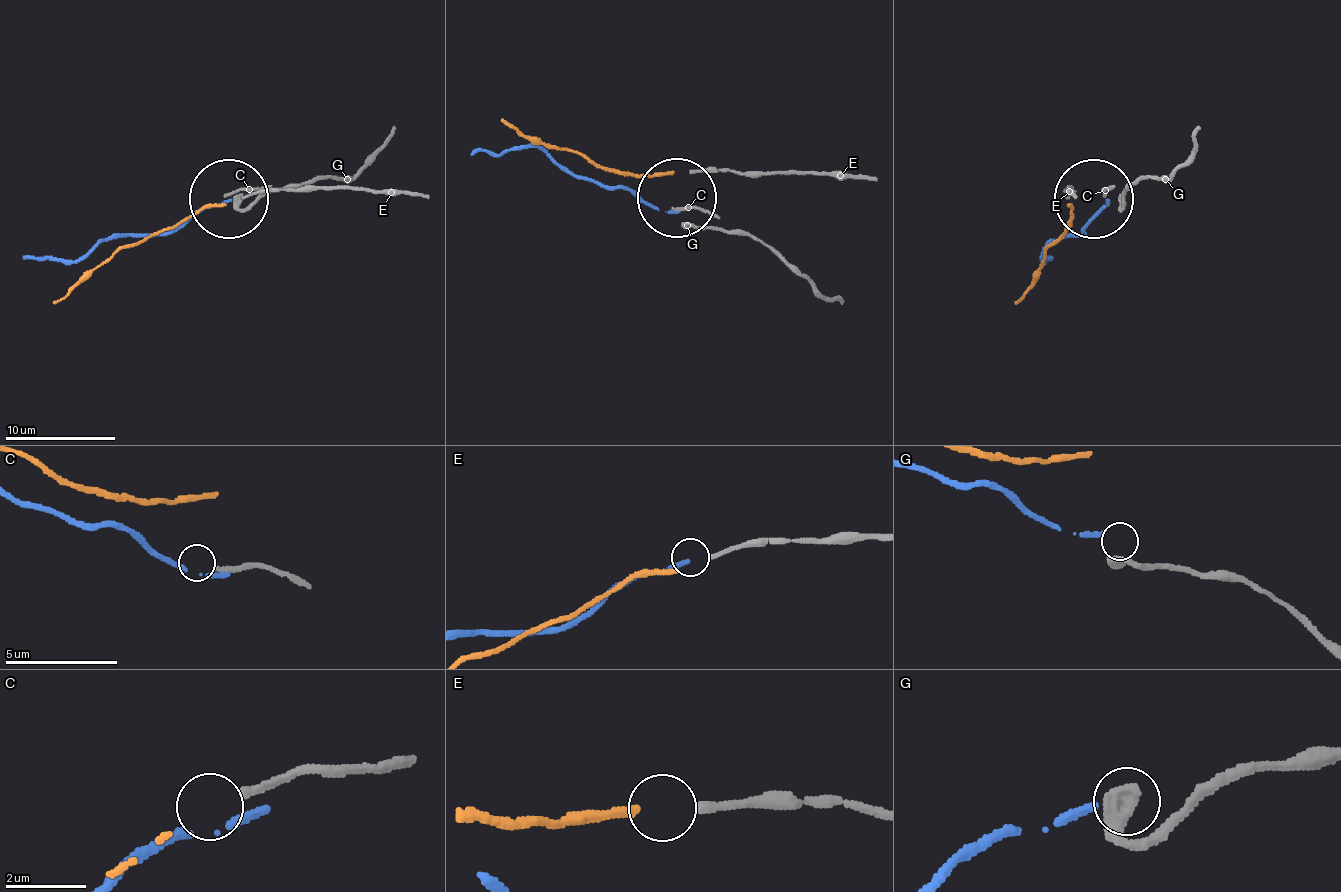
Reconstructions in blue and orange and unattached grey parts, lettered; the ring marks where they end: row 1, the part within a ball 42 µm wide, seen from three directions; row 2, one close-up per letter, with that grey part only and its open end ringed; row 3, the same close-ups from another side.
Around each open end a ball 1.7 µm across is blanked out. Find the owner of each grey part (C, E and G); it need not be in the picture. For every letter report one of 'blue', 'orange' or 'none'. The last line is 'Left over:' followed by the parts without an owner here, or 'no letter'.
C: none
E: orange
G: blue
Left over: C

